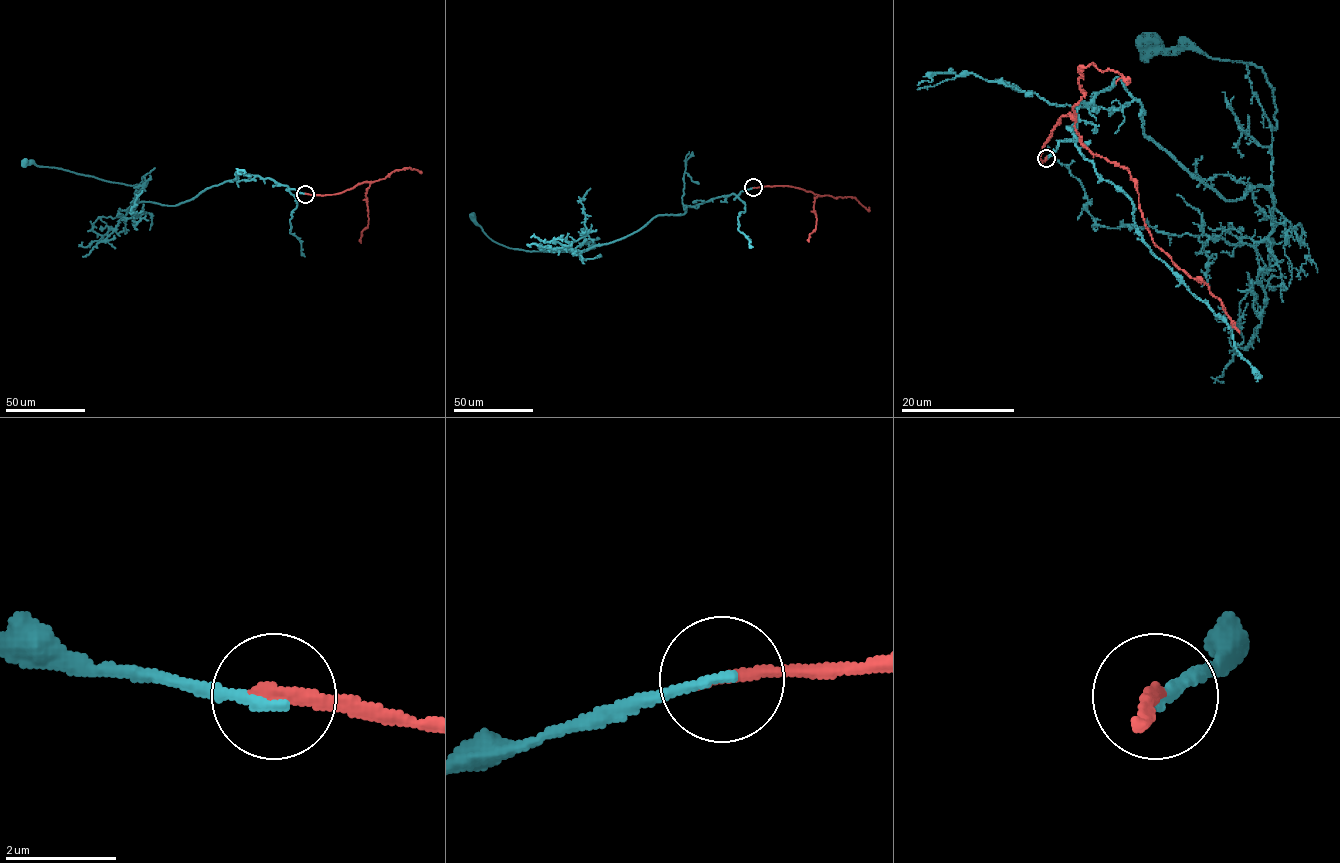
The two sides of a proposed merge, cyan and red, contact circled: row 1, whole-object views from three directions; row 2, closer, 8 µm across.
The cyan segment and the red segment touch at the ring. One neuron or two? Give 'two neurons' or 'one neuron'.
two neurons

